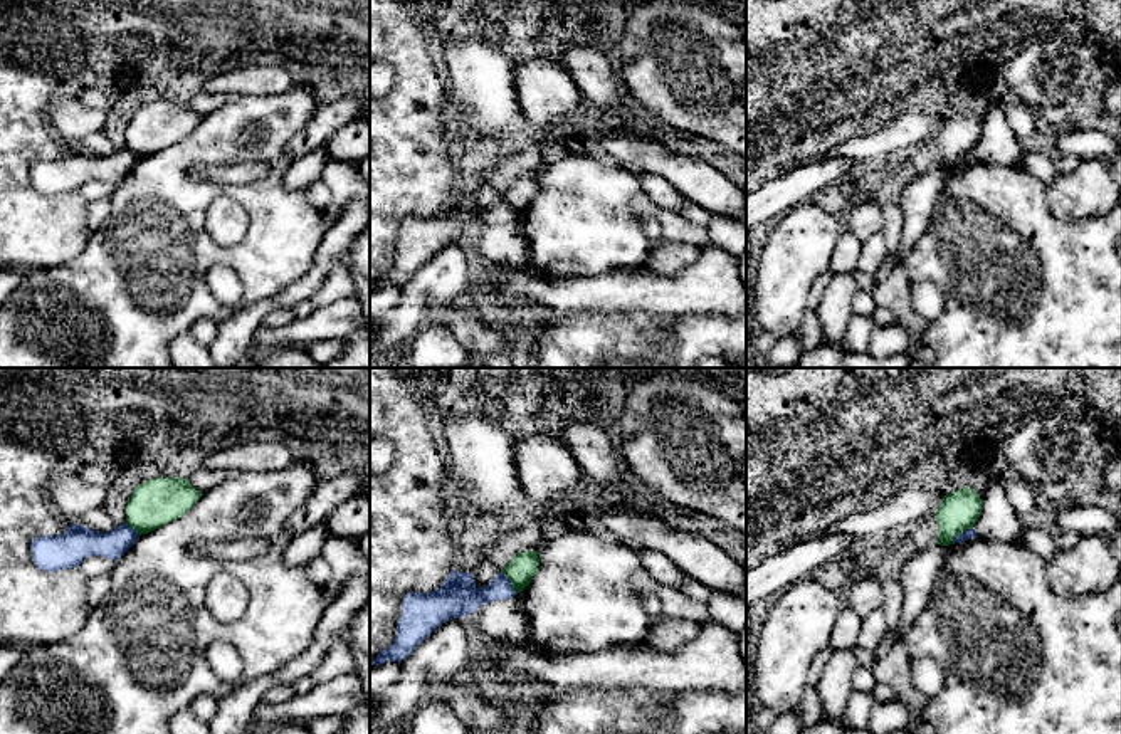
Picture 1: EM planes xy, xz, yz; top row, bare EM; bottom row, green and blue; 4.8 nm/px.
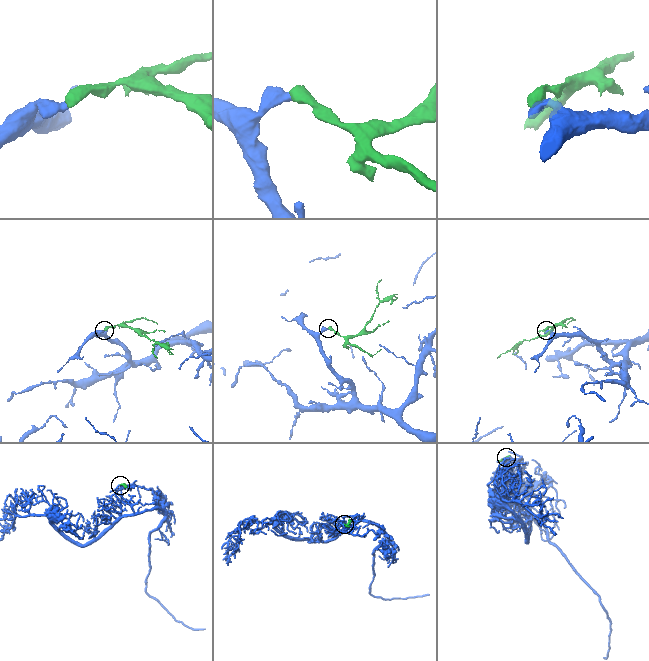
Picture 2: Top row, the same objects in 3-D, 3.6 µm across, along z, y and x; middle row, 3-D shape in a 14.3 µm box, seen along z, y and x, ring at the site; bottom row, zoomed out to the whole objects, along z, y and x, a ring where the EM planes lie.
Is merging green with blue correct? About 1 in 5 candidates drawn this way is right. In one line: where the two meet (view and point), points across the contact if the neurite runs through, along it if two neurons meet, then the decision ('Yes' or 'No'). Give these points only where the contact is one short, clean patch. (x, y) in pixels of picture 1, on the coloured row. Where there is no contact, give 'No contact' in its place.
Touches green at yz (960, 531). Boundary: yz (972, 526), (950, 543). No

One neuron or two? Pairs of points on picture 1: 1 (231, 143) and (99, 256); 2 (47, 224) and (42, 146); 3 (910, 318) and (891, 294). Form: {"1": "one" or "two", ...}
{"1": "one", "2": "one", "3": "one"}

